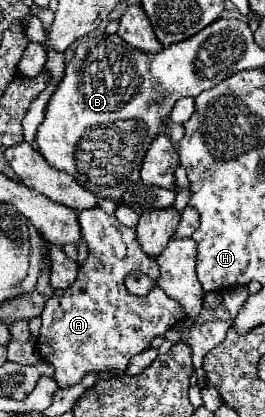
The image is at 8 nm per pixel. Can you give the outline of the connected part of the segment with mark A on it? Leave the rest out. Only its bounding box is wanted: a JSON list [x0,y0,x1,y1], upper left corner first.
[37,207,185,387]

